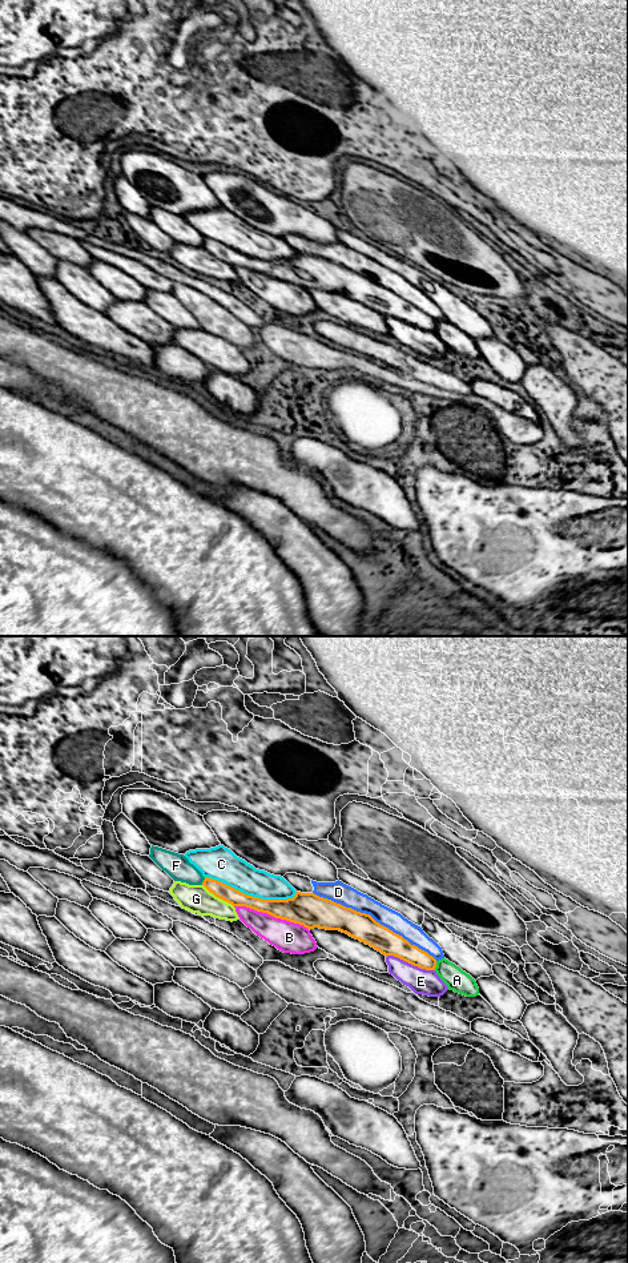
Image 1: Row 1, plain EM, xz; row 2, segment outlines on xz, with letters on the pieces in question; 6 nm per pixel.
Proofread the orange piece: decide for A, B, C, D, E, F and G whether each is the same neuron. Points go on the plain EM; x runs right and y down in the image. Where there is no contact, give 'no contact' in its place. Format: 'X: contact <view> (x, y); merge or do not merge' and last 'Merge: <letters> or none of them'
A: contact xz (435, 326); do not merge
B: contact xz (272, 276); do not merge
C: contact xz (252, 257); do not merge
D: contact xz (374, 281); do not merge
E: contact xz (410, 324); do not merge
F: contact xz (204, 242); do not merge
G: contact xz (218, 258); do not merge
Merge: none of them

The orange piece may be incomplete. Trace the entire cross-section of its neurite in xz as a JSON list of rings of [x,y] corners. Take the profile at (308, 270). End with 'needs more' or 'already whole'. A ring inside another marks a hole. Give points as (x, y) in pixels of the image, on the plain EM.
[[[205,238],[202,246],[233,268],[246,268],[307,290],[339,291],[370,306],[382,315],[398,318],[414,327],[435,331],[436,321],[402,297],[377,283],[370,275],[346,269],[314,254],[297,253],[287,261],[262,261],[247,257],[221,242]]]; already whole

